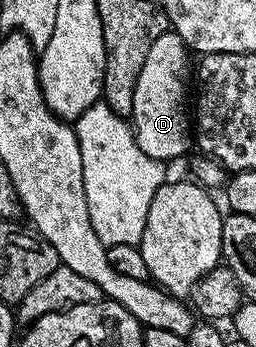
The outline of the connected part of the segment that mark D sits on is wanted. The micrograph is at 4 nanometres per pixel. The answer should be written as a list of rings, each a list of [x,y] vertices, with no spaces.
[[[173,30],[162,33],[150,53],[146,65],[138,73],[138,85],[134,89],[134,109],[130,122],[136,133],[136,140],[144,153],[161,161],[176,159],[184,155],[194,143],[194,131],[190,126],[190,91],[188,95],[188,70],[193,70],[190,52]]]

